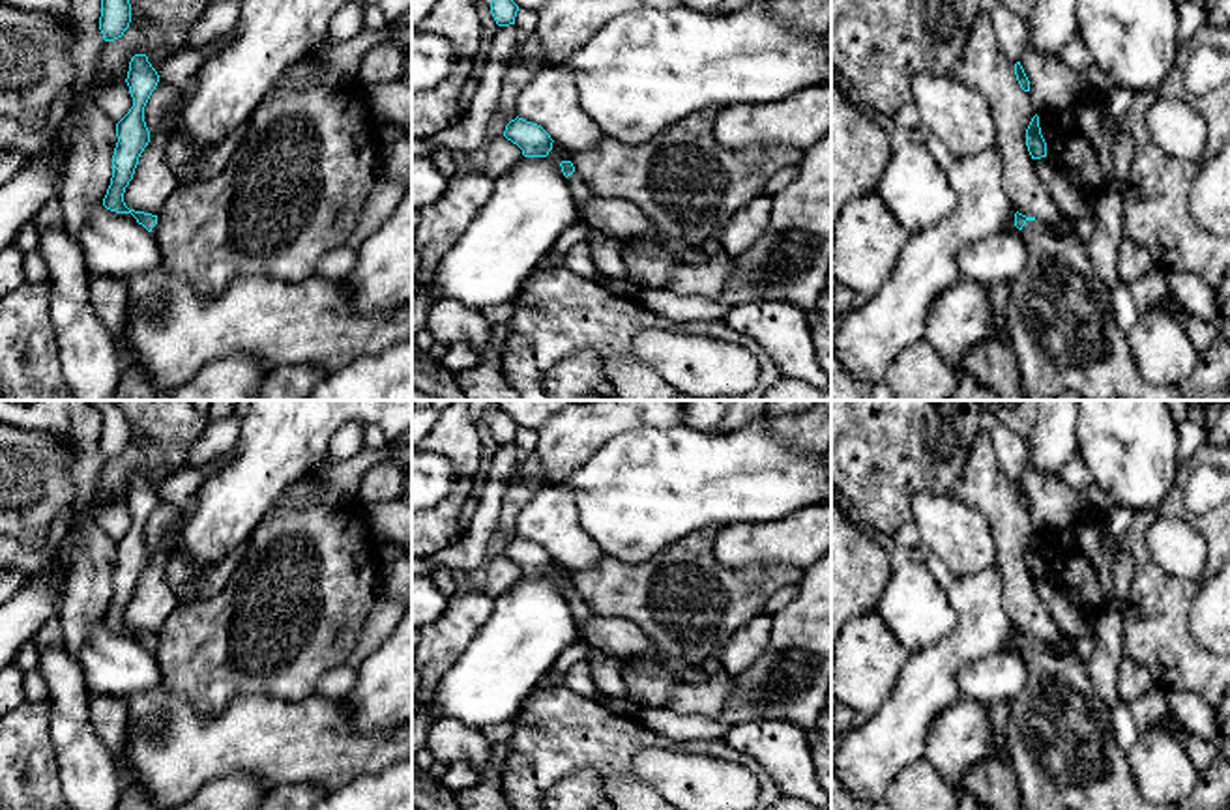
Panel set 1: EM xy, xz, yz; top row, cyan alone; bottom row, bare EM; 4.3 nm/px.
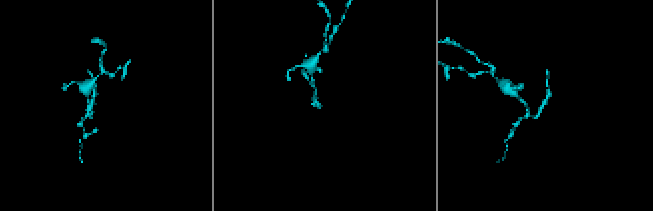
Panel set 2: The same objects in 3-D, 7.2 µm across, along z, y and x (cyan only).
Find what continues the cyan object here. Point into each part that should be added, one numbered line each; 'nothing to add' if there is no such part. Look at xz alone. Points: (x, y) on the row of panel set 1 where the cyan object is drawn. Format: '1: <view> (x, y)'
1: xz (579, 189)

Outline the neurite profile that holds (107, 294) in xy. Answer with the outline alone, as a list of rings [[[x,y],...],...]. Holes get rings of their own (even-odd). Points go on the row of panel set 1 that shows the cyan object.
[[[92,275],[90,277],[90,303],[95,316],[109,329],[114,339],[118,359],[125,365],[129,361],[129,346],[125,342],[125,309],[127,309],[127,282],[116,277]]]

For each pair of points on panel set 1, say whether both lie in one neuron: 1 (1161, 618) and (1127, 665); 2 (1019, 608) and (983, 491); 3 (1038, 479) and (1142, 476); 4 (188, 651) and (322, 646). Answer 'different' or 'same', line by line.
1: different
2: same
3: different
4: same

